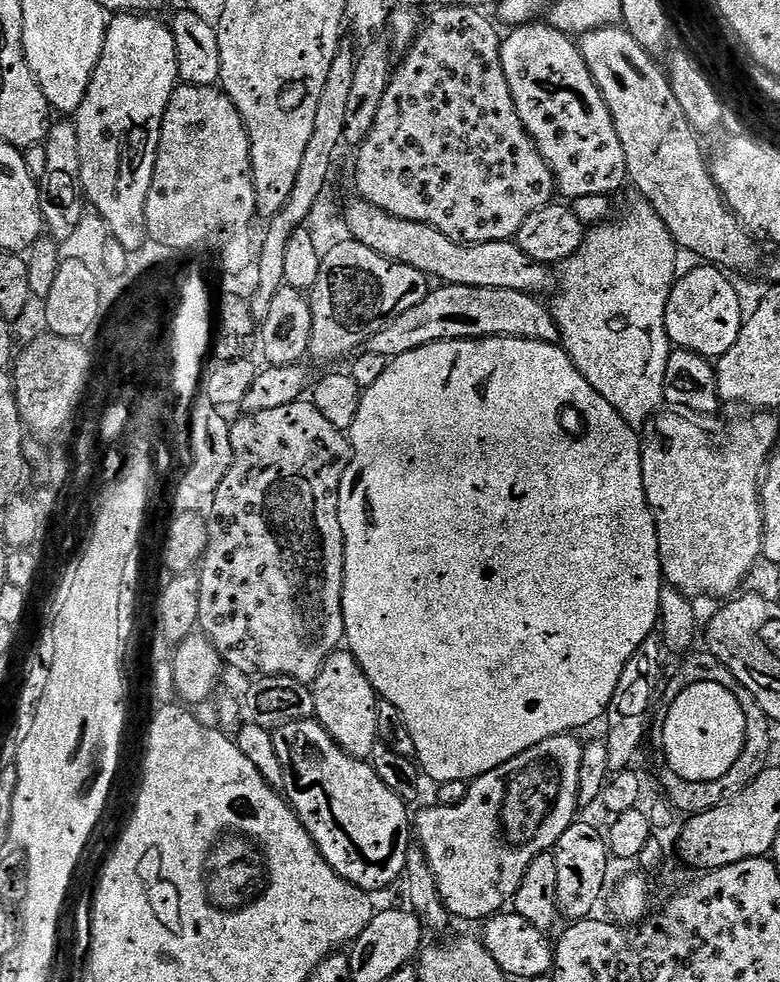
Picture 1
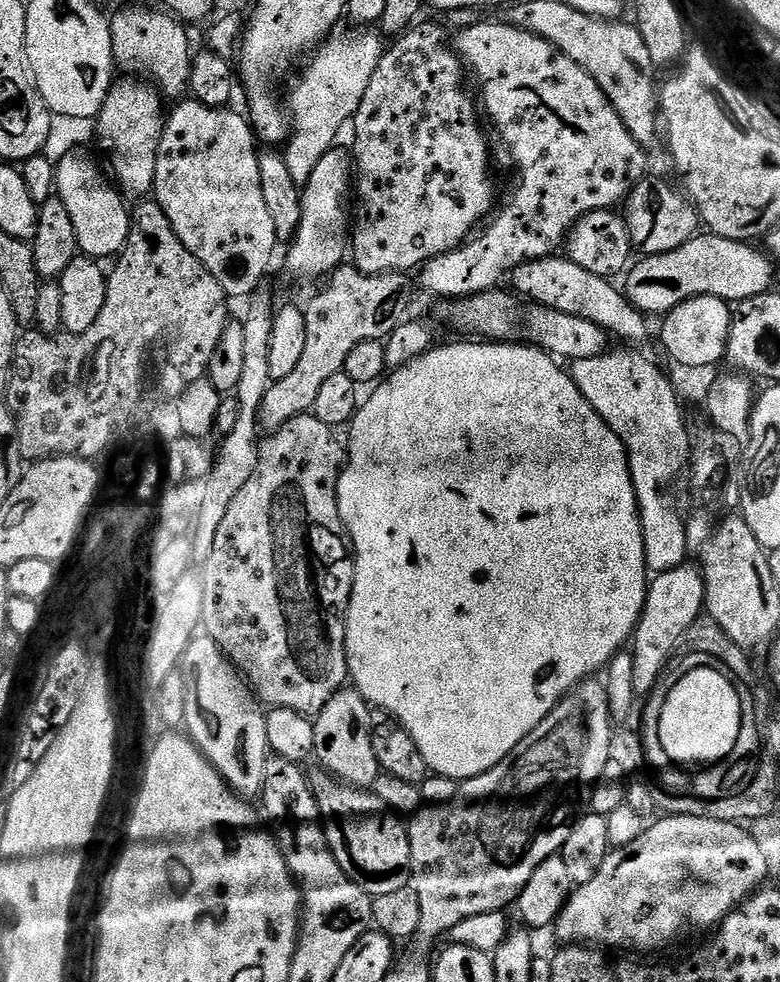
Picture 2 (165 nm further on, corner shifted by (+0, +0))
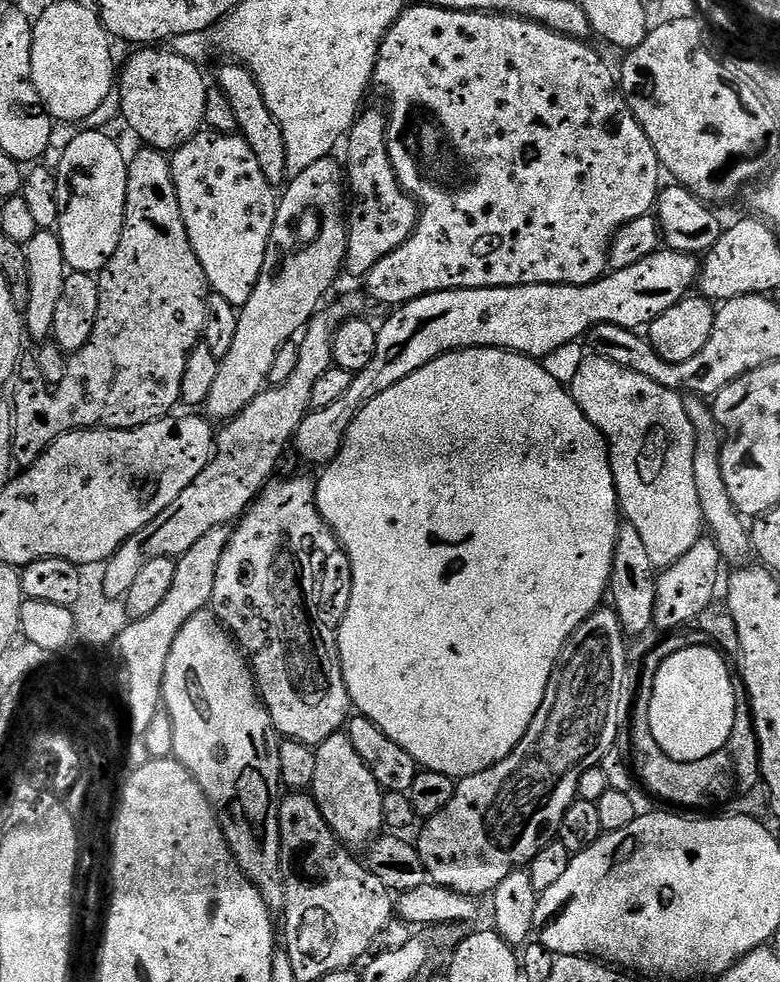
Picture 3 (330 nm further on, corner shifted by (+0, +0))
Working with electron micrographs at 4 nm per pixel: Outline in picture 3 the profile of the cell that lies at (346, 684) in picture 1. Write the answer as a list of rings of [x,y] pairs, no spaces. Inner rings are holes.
[[[343,731],[335,732],[326,738],[326,742],[319,744],[315,754],[314,782],[310,795],[316,801],[322,818],[326,818],[332,833],[345,846],[367,845],[375,841],[384,828],[382,798],[385,791],[378,786],[378,782],[374,782],[374,774],[366,770],[366,762],[358,758],[358,750],[354,750],[348,735]]]

